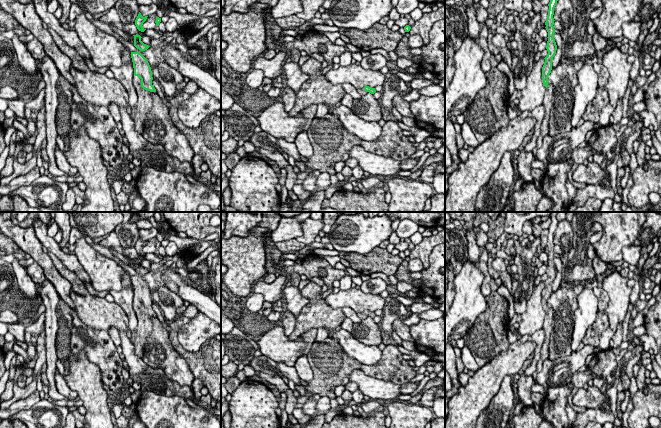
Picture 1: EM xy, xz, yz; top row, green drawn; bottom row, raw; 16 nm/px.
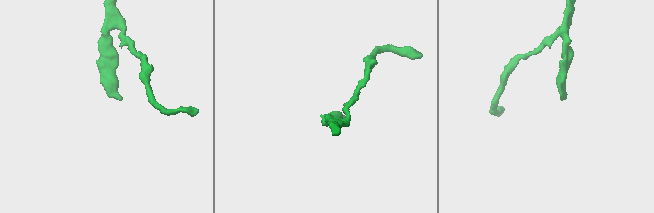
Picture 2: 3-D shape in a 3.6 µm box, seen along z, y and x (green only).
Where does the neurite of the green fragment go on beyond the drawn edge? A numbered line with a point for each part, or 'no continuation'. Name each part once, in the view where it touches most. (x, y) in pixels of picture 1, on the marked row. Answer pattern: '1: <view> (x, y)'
1: xy (144, 104)

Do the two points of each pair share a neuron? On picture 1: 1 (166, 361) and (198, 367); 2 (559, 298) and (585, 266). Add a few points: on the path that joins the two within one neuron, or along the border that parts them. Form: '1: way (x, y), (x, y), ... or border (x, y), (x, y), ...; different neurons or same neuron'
1: border (173, 347), (186, 362), (195, 378); different neurons
2: border (562, 283), (564, 285), (574, 285); different neurons

